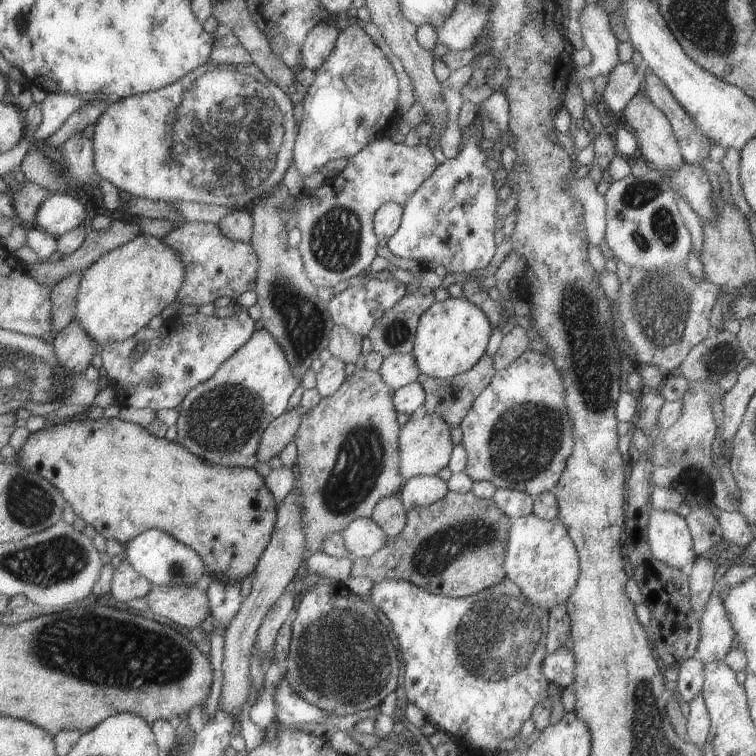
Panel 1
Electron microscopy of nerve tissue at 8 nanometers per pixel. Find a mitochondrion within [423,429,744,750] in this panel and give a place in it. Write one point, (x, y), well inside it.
(491, 641)

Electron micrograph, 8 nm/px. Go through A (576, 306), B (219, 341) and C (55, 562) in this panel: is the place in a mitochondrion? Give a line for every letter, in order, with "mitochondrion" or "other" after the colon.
A: mitochondrion
B: other
C: mitochondrion

